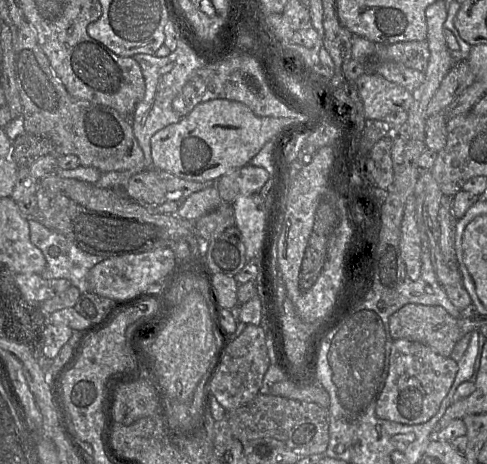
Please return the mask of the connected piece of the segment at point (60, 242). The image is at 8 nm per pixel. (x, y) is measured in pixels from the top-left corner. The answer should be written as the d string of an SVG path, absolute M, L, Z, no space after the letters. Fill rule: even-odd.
M27 219L30 241L43 253L46 266L40 274L44 279L67 279L80 293L90 292L89 271L103 259L87 253L64 235L46 228L35 219Z

